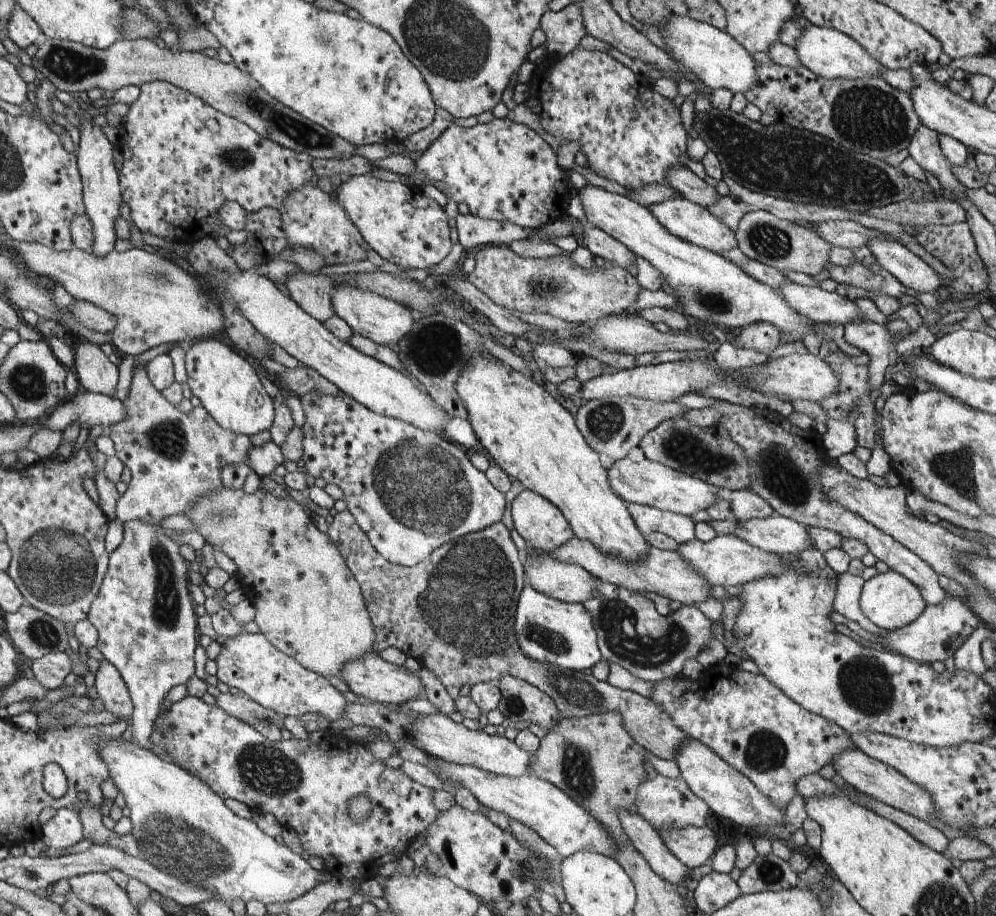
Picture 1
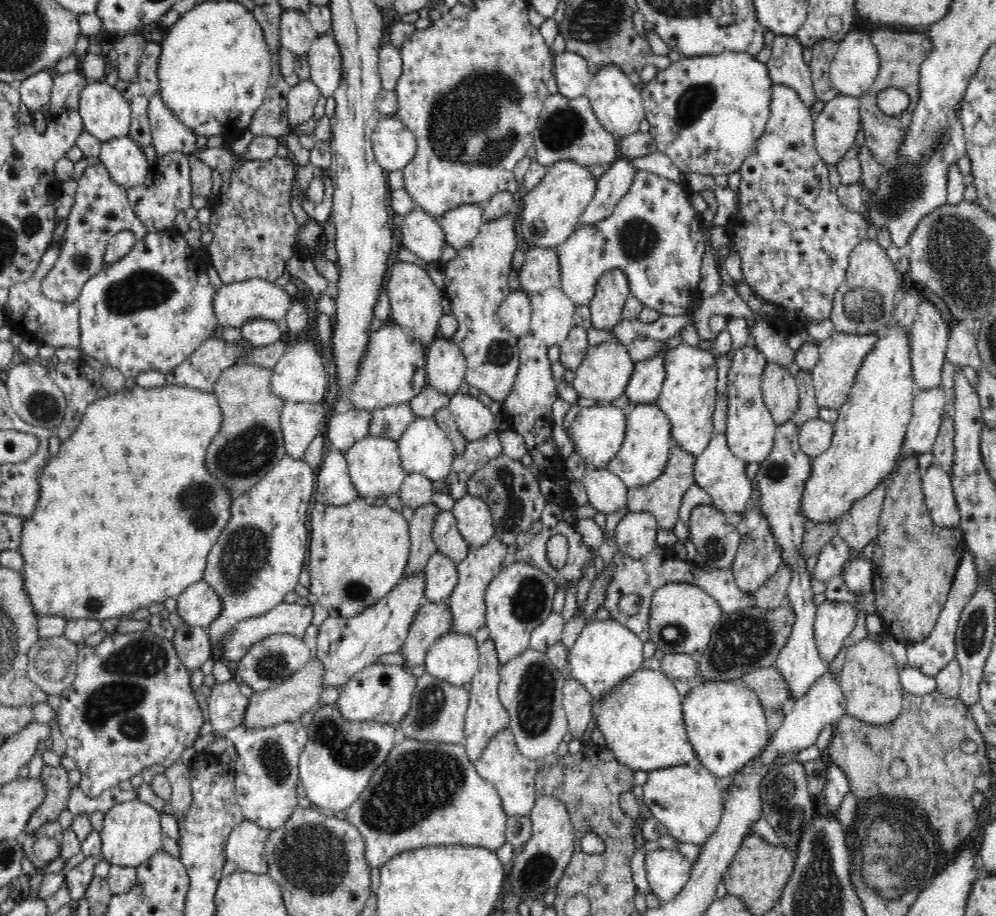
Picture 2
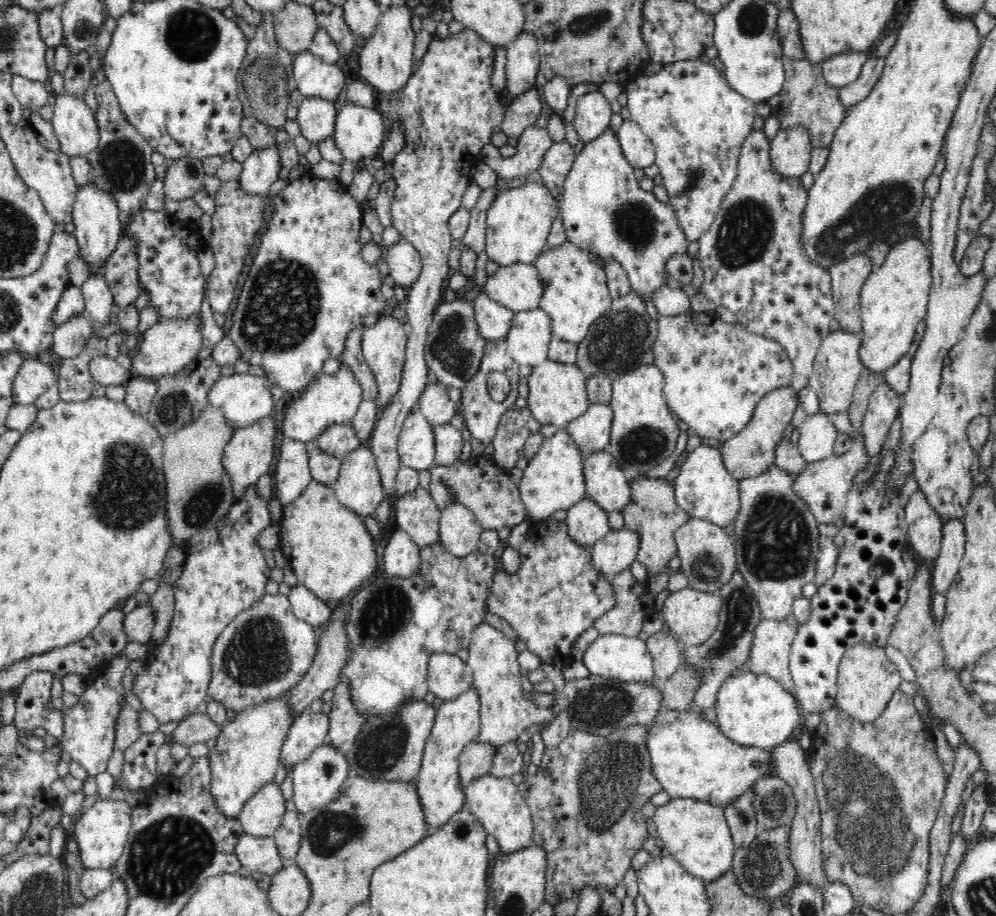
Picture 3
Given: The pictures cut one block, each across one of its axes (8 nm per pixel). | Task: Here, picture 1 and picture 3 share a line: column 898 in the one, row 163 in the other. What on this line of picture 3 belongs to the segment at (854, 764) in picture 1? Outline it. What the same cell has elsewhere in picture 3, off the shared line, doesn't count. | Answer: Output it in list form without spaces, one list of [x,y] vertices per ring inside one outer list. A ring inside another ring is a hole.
[[[804,125],[779,129],[770,142],[772,168],[782,177],[800,177],[809,170],[813,149],[810,133]]]

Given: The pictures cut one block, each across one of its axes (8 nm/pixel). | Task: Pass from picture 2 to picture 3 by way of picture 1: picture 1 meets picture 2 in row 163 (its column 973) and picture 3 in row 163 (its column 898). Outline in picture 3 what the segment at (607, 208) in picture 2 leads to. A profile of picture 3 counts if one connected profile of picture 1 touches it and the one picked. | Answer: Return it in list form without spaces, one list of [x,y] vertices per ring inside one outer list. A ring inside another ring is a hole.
[[[632,118],[624,120],[616,135],[622,152],[632,168],[644,169],[655,163],[652,141]]]

